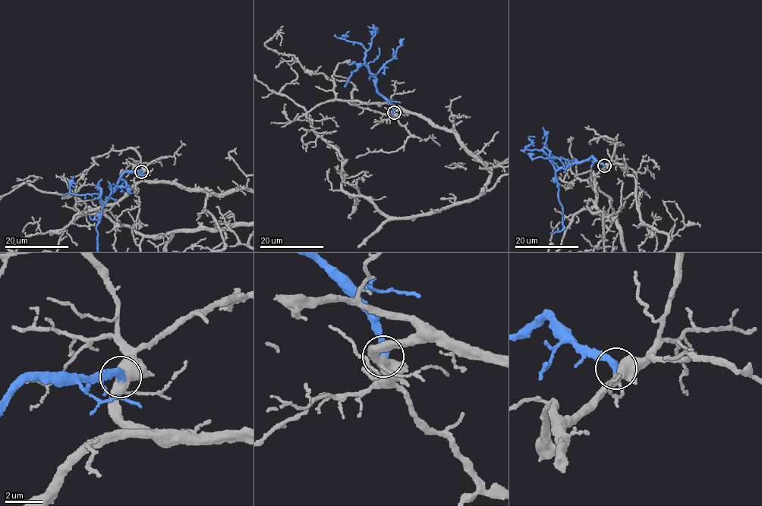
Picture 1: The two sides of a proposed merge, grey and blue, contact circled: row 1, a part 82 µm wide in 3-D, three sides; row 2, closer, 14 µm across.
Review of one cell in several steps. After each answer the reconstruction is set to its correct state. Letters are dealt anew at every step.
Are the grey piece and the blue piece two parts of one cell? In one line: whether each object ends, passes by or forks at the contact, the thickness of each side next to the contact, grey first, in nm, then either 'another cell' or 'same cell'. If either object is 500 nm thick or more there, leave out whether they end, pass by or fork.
grey forks | blue ends | 480/440 nm | same cell

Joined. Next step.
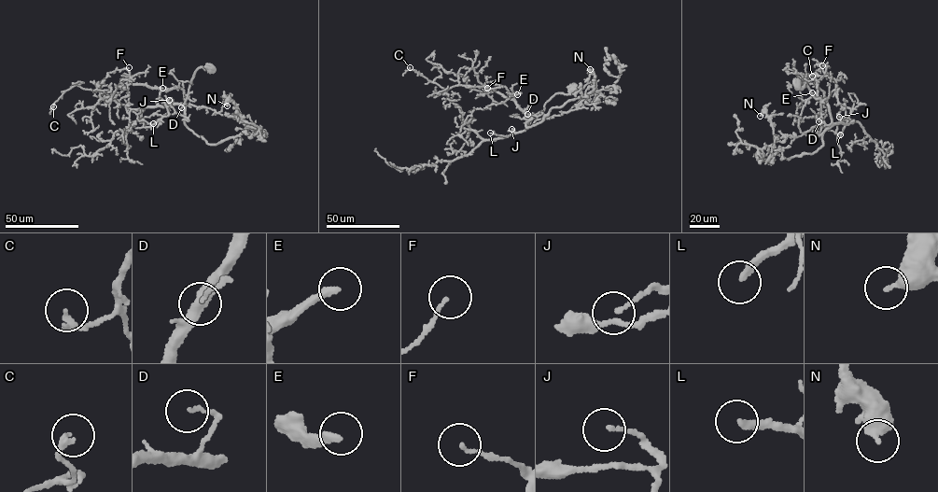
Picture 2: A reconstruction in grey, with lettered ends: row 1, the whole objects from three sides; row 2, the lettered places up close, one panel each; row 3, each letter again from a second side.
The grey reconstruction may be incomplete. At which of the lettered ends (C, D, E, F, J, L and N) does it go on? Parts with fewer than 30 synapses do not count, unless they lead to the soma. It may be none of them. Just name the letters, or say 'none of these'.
E, L

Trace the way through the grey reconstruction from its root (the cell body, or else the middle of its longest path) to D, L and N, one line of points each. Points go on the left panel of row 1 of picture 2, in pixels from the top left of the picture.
D: (212, 69), (211, 71), (200, 67), (196, 70), (181, 107)
L: (212, 69), (200, 67), (190, 81), (179, 111), (188, 119), (179, 104), (170, 105), (153, 123)
N: (212, 69), (196, 70), (179, 114), (188, 119), (190, 105), (241, 116), (232, 101), (227, 105)

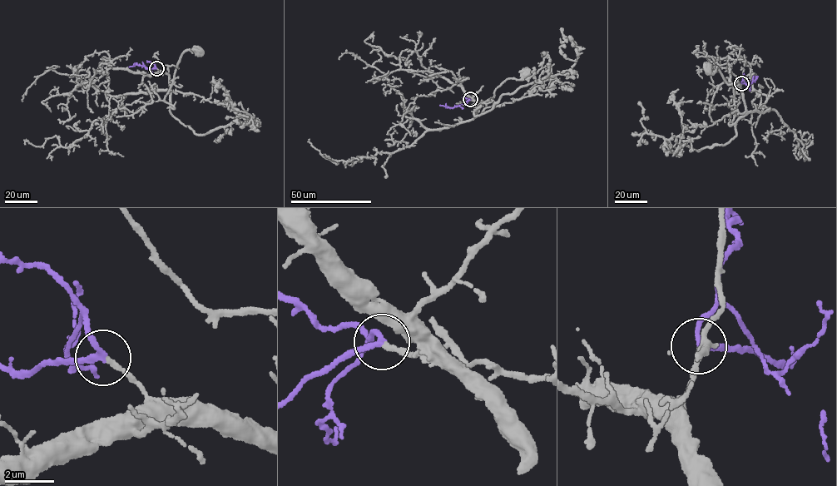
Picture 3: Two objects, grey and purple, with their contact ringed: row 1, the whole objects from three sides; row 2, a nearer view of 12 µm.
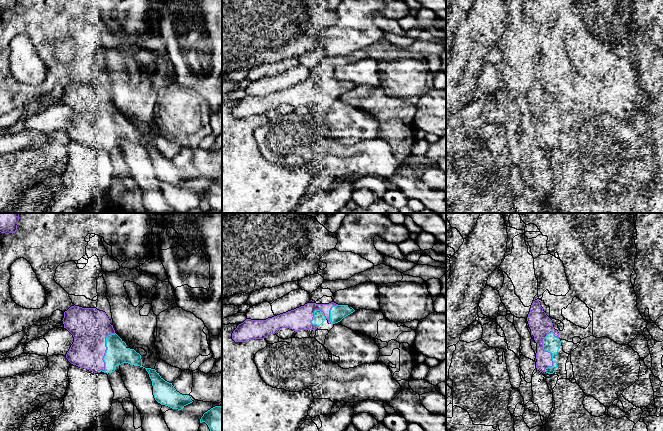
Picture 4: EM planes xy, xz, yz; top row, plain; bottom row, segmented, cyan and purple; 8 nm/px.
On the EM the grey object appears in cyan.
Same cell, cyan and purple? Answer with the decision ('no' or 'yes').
yes

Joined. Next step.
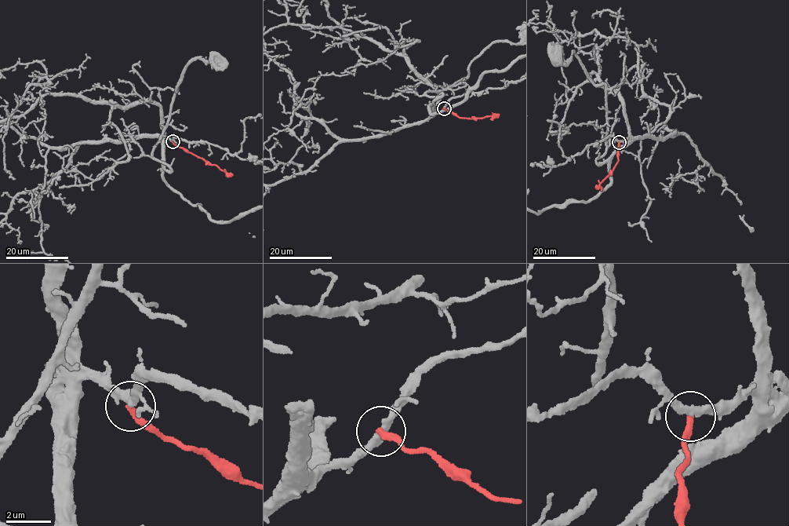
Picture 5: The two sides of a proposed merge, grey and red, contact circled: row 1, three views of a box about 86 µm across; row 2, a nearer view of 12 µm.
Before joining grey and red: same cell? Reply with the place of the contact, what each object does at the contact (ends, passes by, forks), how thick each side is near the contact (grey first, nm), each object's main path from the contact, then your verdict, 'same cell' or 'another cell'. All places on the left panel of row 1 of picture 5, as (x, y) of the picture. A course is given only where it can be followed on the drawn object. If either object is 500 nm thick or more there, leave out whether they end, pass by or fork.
place (172, 141); grey passes by; red ends; calibres 340 and 280 nm; course grey (172, 141), (165, 138), (161, 154), (170, 171), (153, 147), (183, 68), (198, 59), (220, 62); course red (172, 141), (232, 175); another cell

